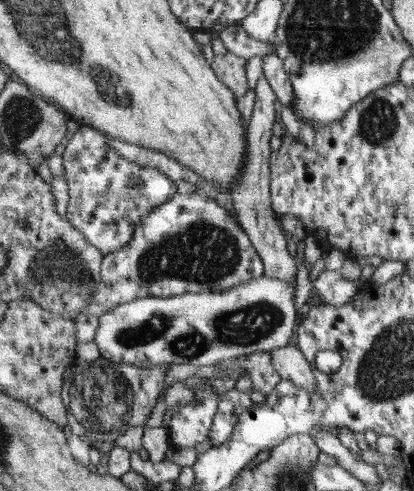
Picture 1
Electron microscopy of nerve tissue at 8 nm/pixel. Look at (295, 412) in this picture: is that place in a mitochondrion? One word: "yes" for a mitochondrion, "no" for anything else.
no

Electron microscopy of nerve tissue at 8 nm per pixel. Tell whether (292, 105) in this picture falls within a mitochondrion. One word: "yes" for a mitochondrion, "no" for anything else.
no

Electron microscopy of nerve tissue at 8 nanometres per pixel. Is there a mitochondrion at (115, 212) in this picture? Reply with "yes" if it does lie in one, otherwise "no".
no

